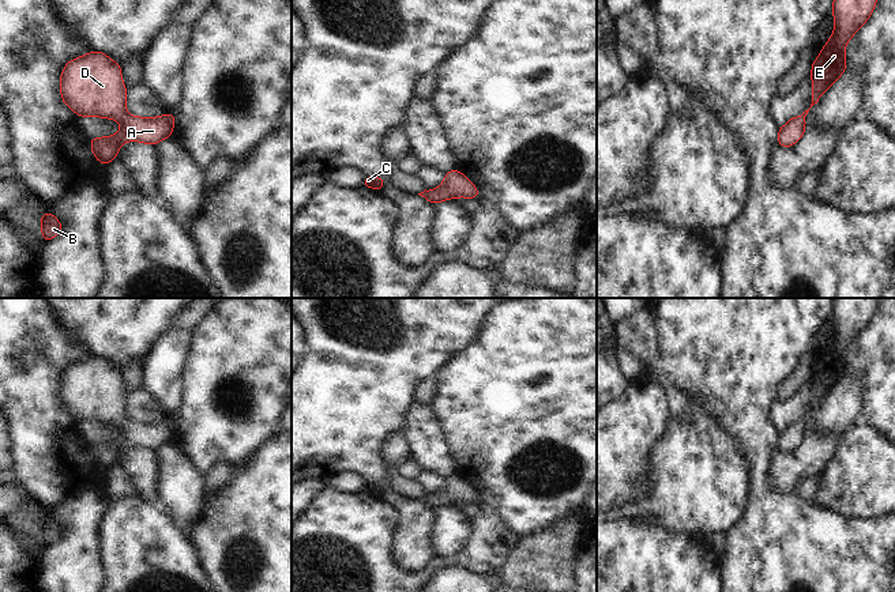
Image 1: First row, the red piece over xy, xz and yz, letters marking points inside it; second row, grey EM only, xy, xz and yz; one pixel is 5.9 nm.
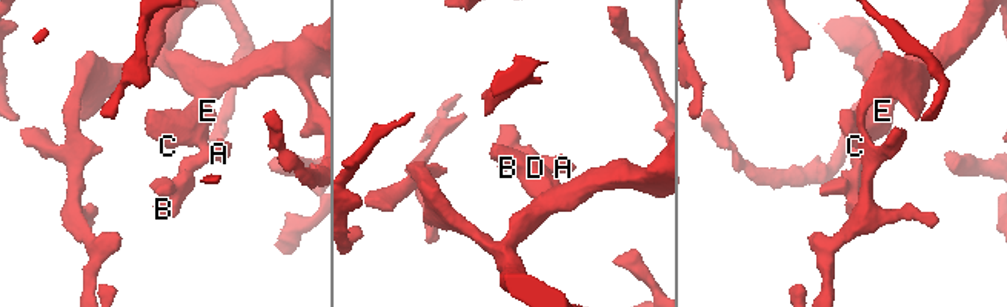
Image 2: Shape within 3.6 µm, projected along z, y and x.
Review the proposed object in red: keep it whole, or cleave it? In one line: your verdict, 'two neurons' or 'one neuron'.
one neuron

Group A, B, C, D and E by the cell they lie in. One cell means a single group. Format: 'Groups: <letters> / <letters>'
Groups: A B C D E

